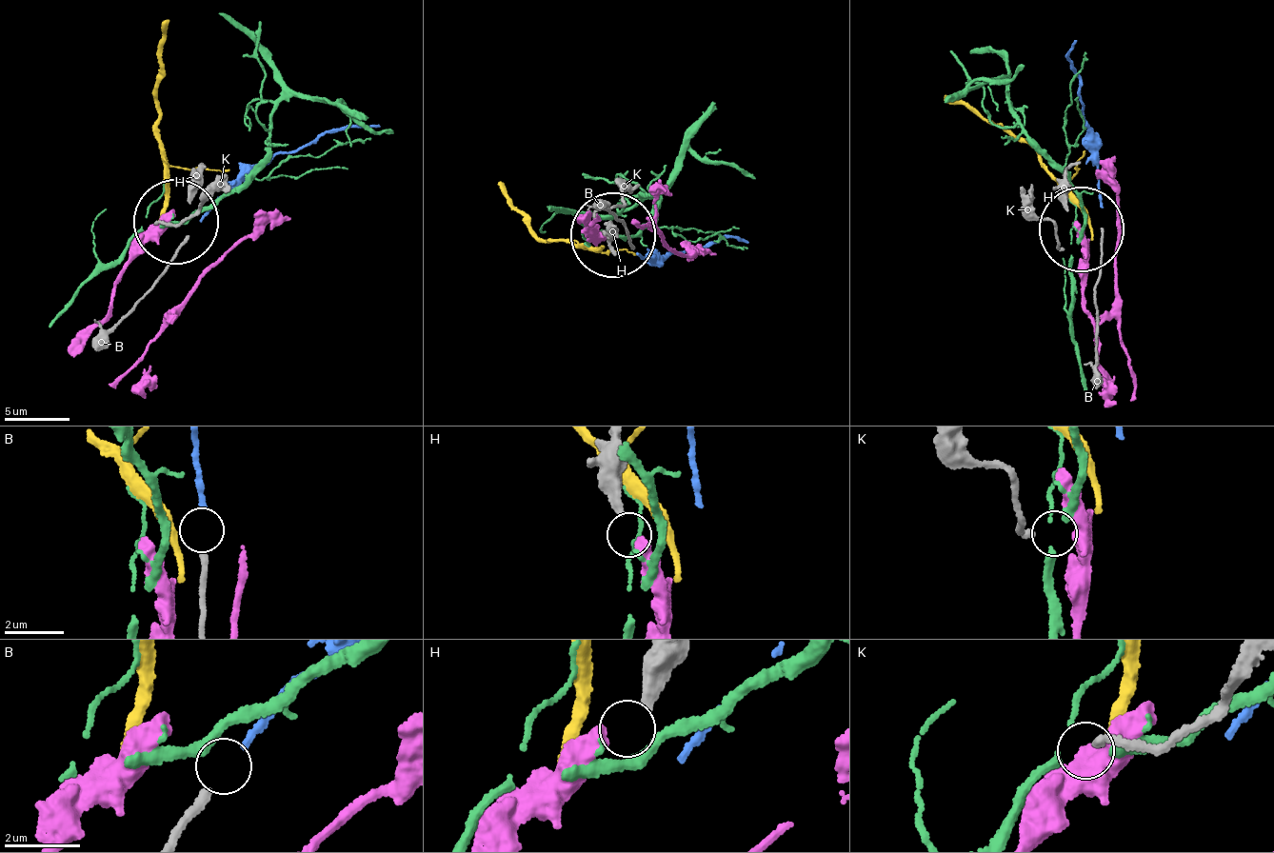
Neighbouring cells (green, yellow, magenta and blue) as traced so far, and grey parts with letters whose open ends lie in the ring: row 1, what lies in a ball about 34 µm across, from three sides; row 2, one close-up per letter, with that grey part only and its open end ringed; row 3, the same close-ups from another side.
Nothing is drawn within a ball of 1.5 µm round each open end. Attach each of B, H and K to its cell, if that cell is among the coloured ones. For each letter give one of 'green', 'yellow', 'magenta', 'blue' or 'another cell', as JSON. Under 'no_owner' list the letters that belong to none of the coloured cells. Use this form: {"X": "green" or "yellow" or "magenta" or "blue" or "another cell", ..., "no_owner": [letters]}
{"B": "blue", "H": "magenta", "K": "another cell", "no_owner": ["K"]}

